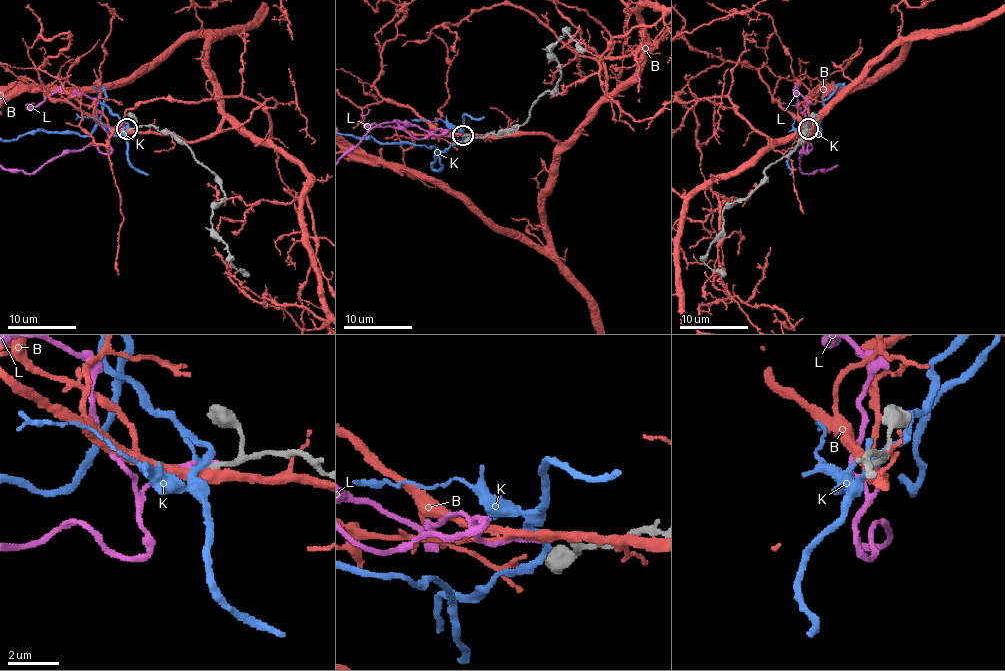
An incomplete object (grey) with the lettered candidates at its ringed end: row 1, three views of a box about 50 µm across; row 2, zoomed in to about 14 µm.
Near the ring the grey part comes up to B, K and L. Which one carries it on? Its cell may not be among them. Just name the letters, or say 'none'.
none

